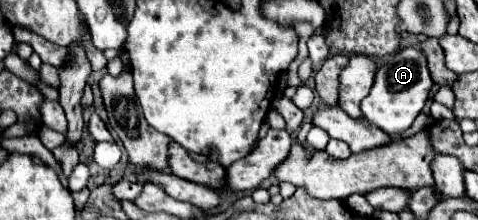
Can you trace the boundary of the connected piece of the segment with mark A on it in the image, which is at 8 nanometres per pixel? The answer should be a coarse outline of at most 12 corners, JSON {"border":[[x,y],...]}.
{"border":[[423,51],[381,63],[361,101],[369,123],[403,133],[421,113],[433,79]]}

